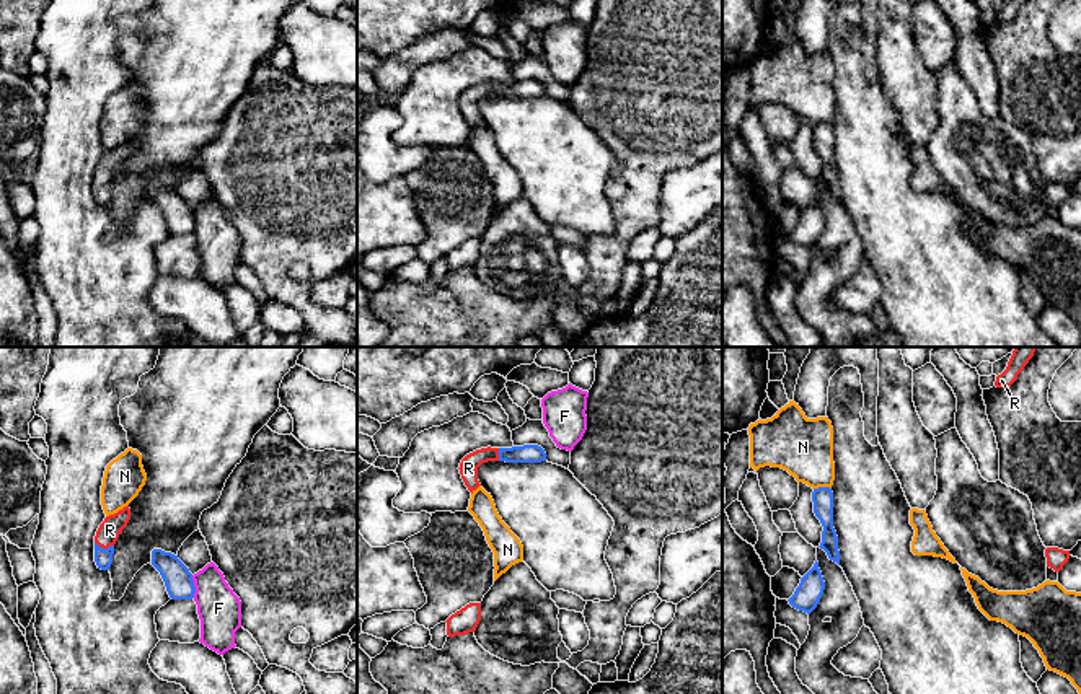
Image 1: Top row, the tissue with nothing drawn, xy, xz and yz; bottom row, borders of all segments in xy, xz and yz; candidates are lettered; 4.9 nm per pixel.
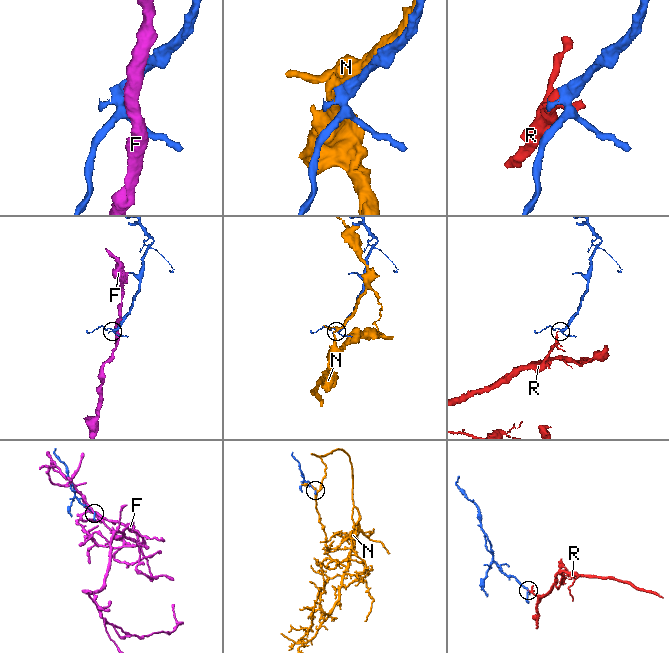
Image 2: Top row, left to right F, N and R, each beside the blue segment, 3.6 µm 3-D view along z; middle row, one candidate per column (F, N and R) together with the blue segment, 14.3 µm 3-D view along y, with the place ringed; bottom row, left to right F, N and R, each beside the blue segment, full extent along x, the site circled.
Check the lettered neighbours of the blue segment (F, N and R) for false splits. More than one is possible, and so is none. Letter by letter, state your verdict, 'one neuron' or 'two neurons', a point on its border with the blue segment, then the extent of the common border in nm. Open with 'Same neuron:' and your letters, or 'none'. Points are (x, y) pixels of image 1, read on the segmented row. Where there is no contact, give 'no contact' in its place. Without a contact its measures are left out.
Same neuron: R
F: two neurons; meets blue in xy at (194, 587); contact 110 nm long
N: two neurons; meets blue in yz at (822, 487); contact 90 nm long
R: one neuron; meets blue in xy at (105, 549); contact 100 nm long

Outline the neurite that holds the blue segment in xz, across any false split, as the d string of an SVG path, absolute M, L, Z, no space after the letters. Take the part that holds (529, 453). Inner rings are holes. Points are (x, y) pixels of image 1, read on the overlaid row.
M523 445L512 448L481 448L466 455L460 463L460 474L473 494L481 484L478 481L478 468L488 461L505 461L505 463L541 463L546 461L546 453L538 445Z

